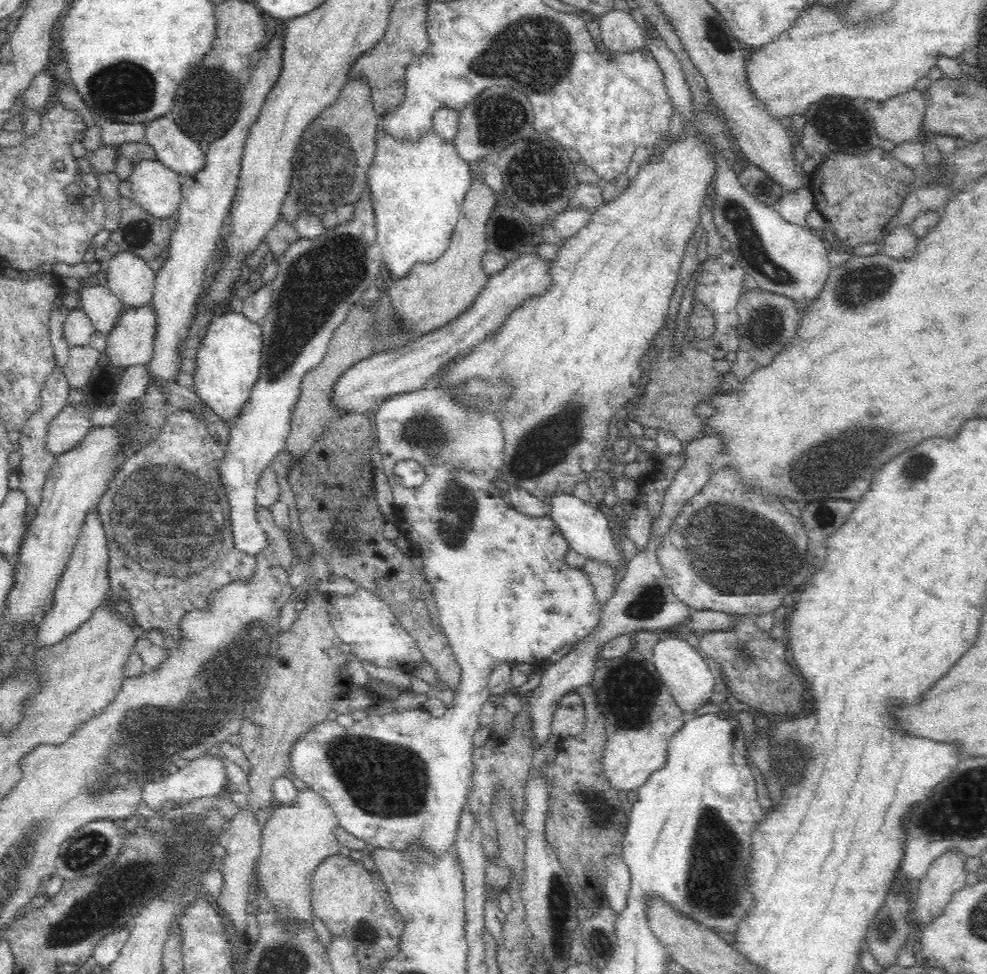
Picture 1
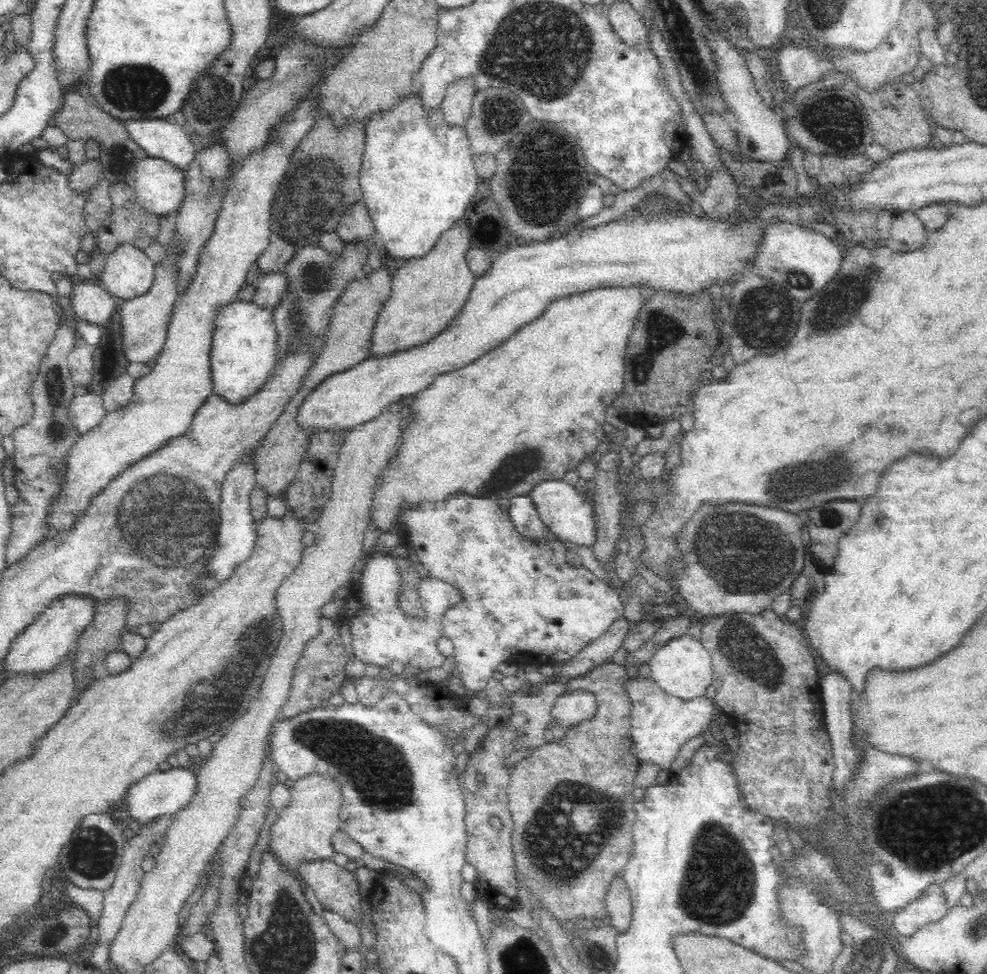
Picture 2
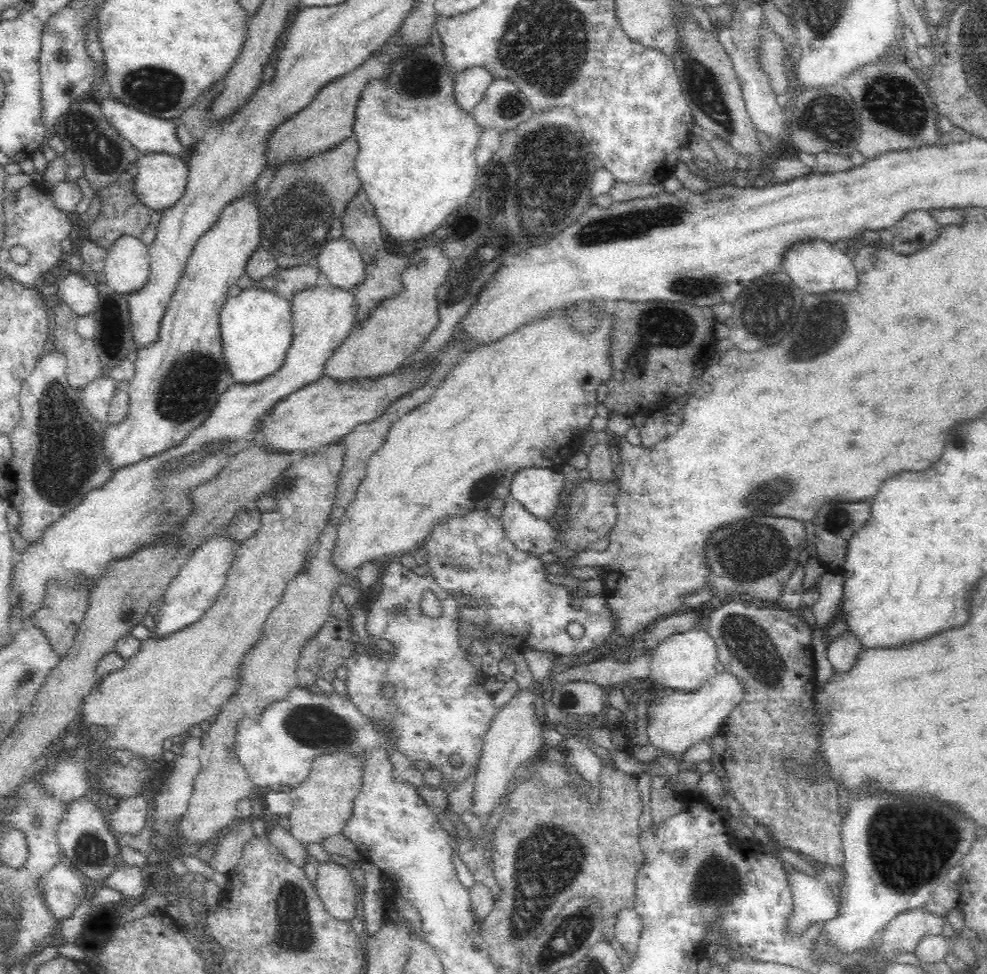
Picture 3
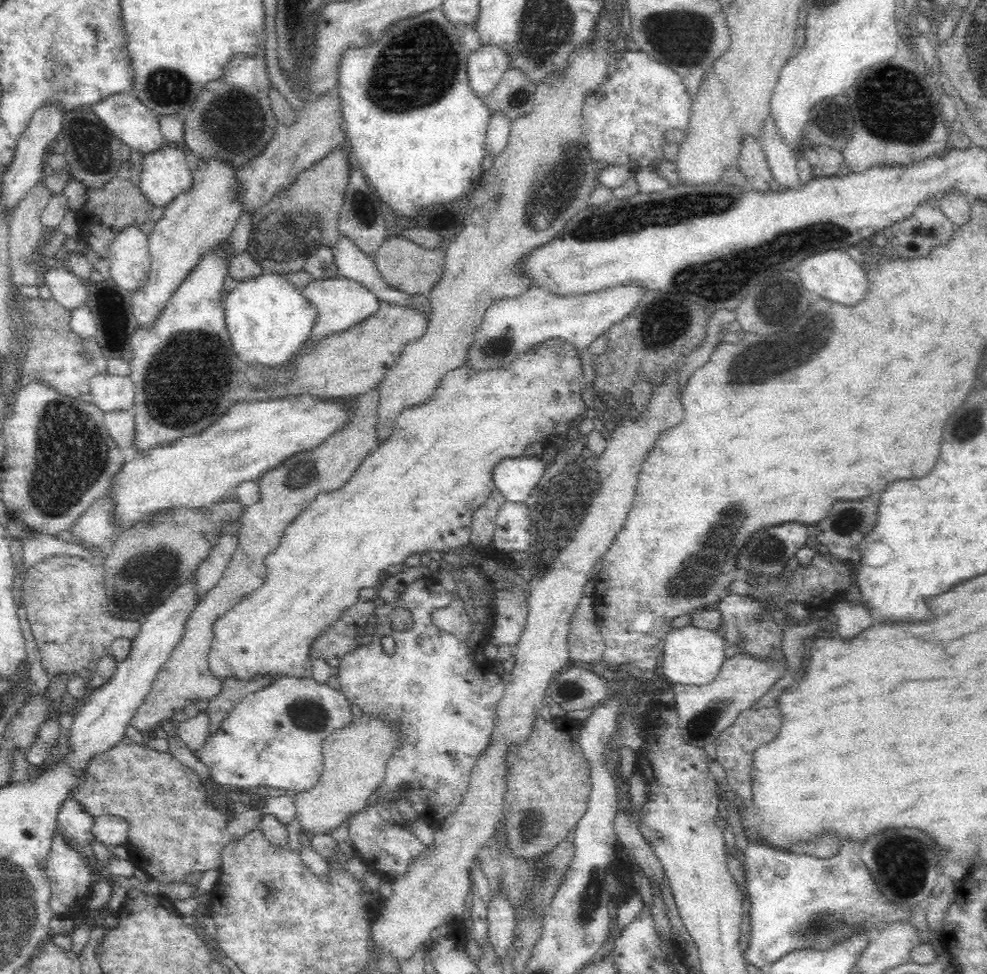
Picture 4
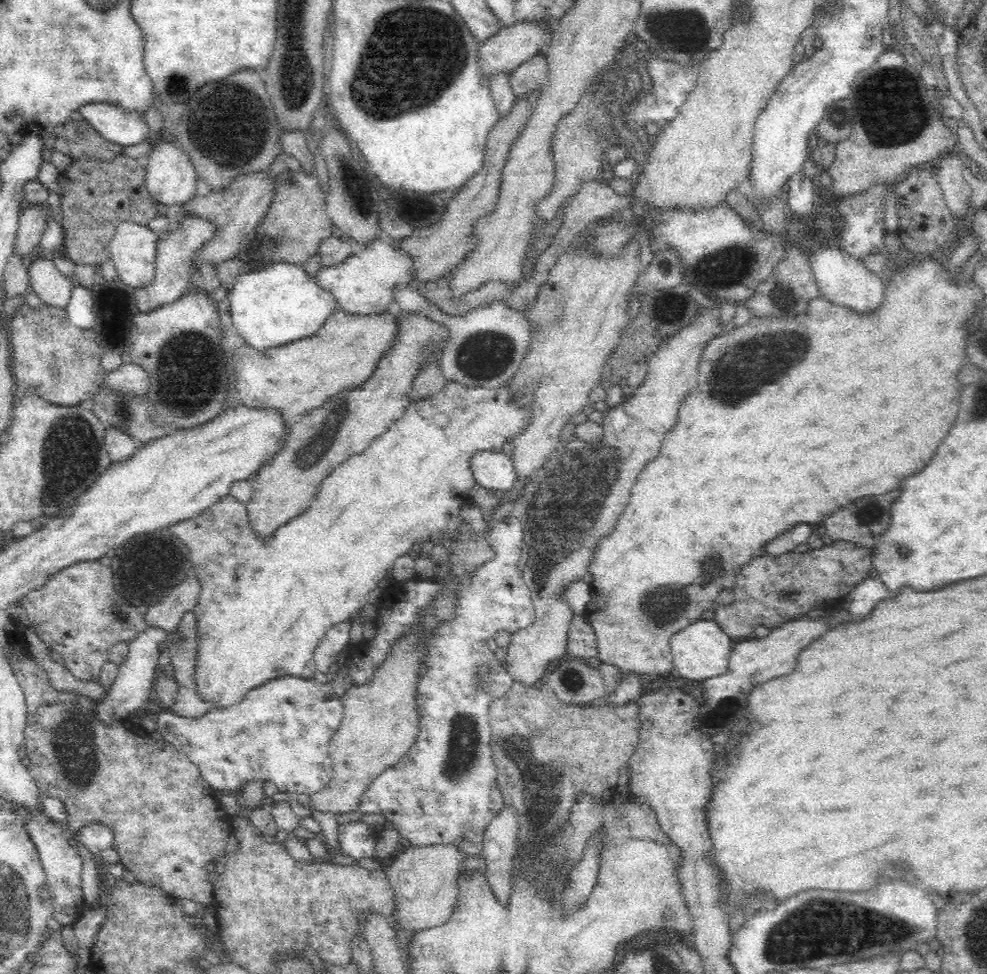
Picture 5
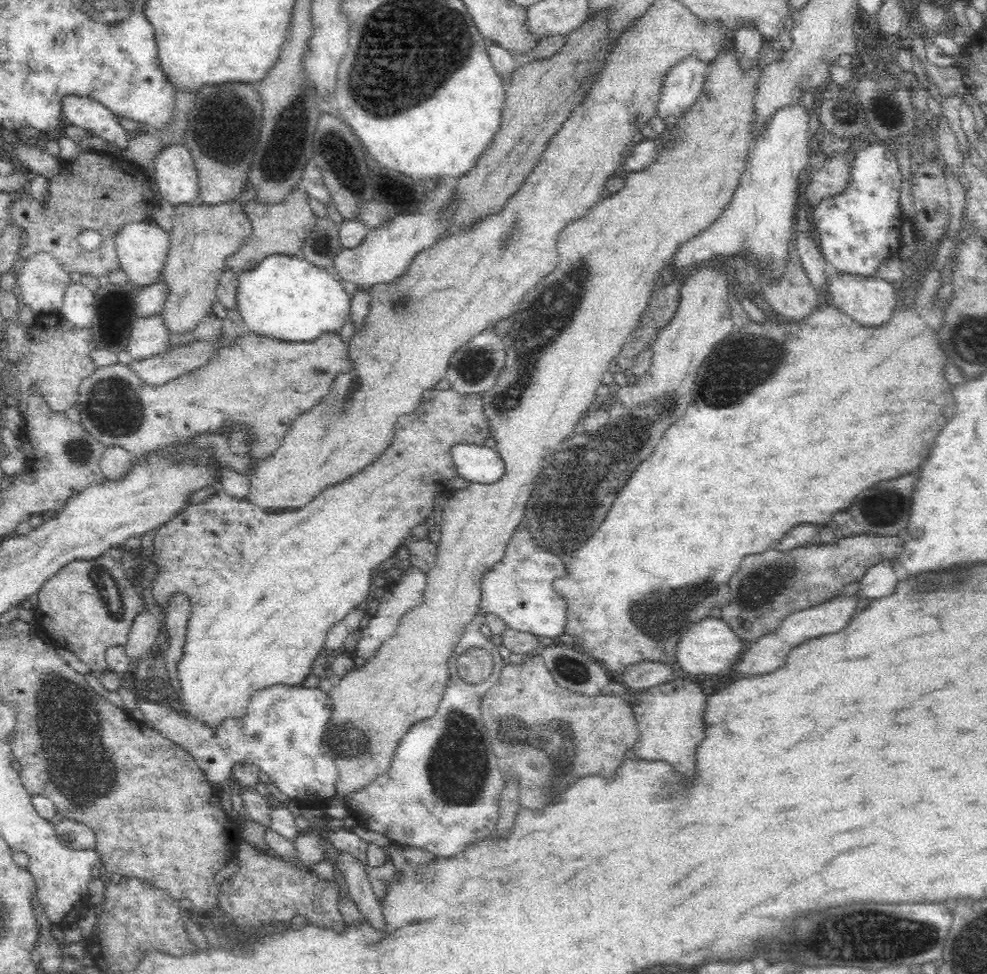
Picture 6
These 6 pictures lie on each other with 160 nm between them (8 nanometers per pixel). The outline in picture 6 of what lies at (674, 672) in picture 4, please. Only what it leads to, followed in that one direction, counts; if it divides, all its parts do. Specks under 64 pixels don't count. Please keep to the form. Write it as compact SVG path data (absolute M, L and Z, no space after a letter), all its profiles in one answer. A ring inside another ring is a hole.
M706 616L695 622L680 639L677 646L676 656L677 662L681 668L692 676L698 676L700 673L706 674L722 674L732 670L732 666L736 664L738 659L742 657L744 651L743 640L736 634L733 626L724 622L722 617Z

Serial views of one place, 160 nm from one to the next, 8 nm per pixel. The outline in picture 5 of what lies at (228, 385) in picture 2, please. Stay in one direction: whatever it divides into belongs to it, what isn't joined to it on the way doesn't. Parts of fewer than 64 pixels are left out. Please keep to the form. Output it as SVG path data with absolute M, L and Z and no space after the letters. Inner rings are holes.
M287 260L274 262L260 270L250 270L239 274L229 292L228 300L235 328L252 346L260 349L311 337L332 314L342 309L338 297L332 291L324 289L324 286L320 285L302 264Z

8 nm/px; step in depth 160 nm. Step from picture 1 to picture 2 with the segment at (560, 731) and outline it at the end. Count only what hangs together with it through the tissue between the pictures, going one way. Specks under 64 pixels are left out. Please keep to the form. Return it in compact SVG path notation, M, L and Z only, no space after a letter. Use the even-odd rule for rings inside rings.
M572 688L558 695L552 707L552 716L567 729L570 724L589 721L597 715L599 700L593 690Z

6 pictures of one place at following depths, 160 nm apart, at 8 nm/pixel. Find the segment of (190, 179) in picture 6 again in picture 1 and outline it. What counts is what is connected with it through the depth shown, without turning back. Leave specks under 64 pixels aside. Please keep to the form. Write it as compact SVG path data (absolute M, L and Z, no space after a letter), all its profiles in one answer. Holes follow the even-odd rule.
M141 160L132 166L128 178L132 182L132 197L138 204L150 214L158 218L173 217L179 204L181 203L181 180L182 174L168 168L162 162L154 160Z

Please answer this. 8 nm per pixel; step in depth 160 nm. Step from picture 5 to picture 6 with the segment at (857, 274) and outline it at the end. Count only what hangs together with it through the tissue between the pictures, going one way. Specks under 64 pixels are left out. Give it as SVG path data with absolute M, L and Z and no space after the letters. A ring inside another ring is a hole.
M832 272L833 304L858 324L868 328L878 328L886 324L896 311L897 288L885 282L881 277L876 278L851 278L850 275L838 275Z

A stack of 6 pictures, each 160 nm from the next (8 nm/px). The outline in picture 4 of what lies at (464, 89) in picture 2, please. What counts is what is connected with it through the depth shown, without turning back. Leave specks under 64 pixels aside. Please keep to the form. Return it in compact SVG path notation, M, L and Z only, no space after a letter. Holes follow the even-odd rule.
M482 42L480 48L471 51L468 59L468 72L472 89L487 97L498 87L504 73L514 62L511 50L493 42Z

